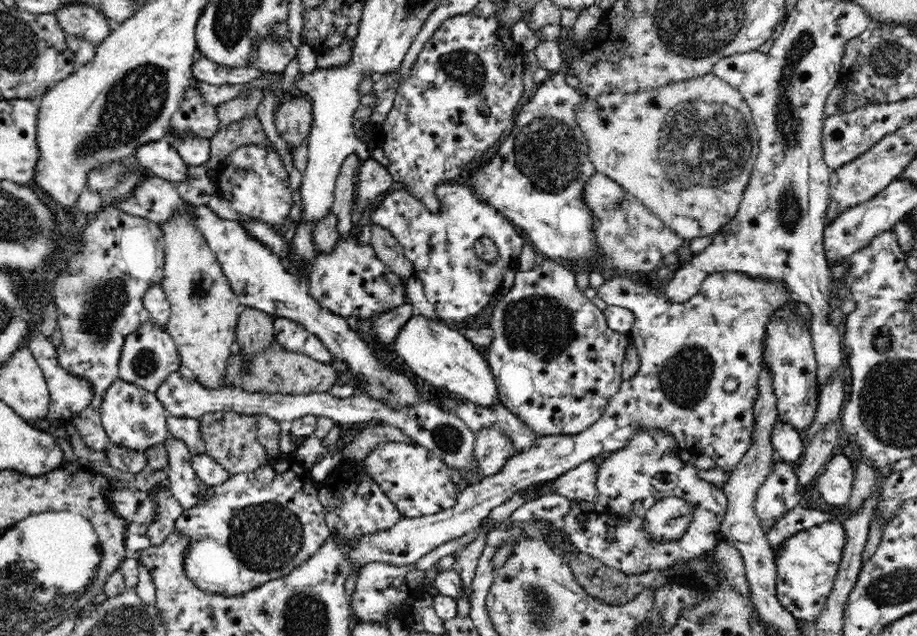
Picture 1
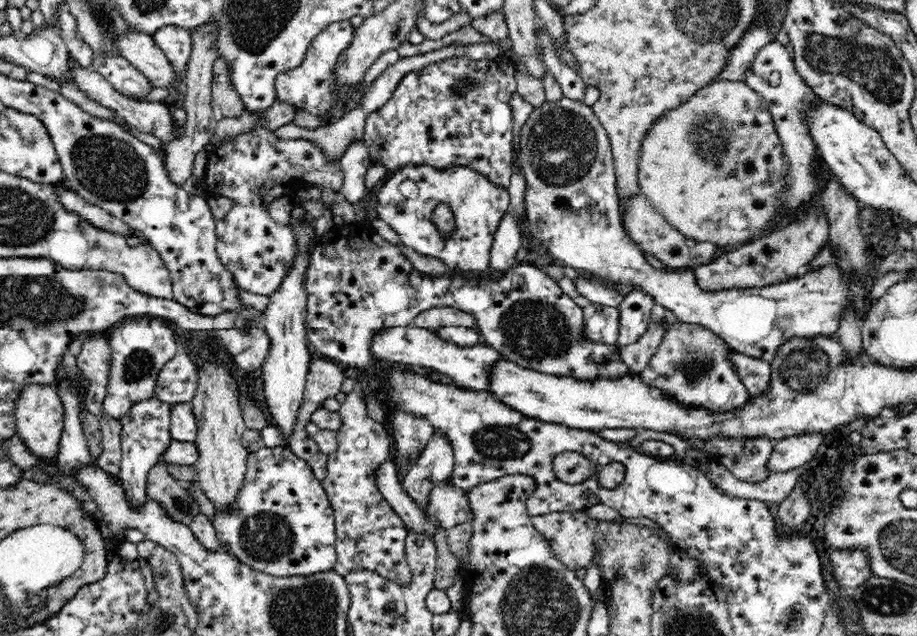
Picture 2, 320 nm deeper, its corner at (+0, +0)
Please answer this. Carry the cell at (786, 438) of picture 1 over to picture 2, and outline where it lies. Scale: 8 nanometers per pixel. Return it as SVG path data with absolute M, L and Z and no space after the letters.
M734 349L731 350L730 357L735 363L735 369L739 373L742 384L745 384L751 397L764 396L768 392L771 379L770 363L756 357L740 354Z

